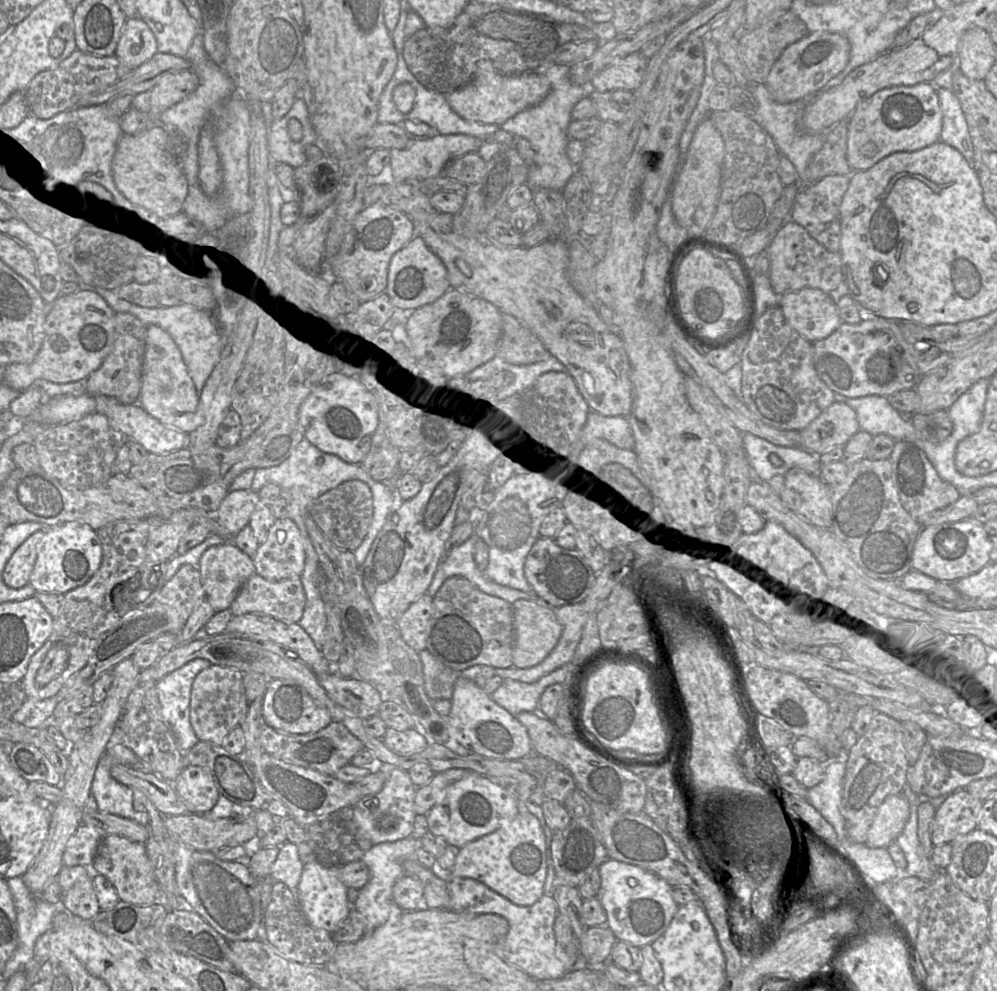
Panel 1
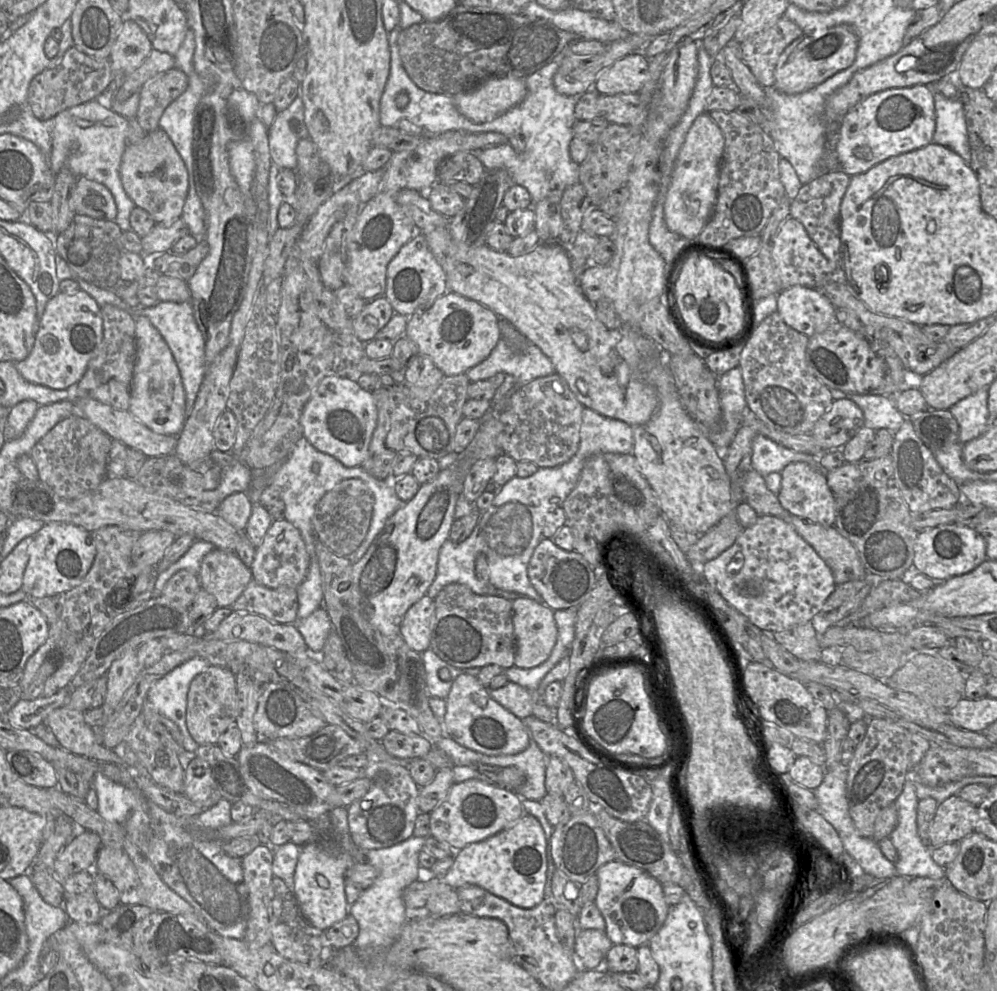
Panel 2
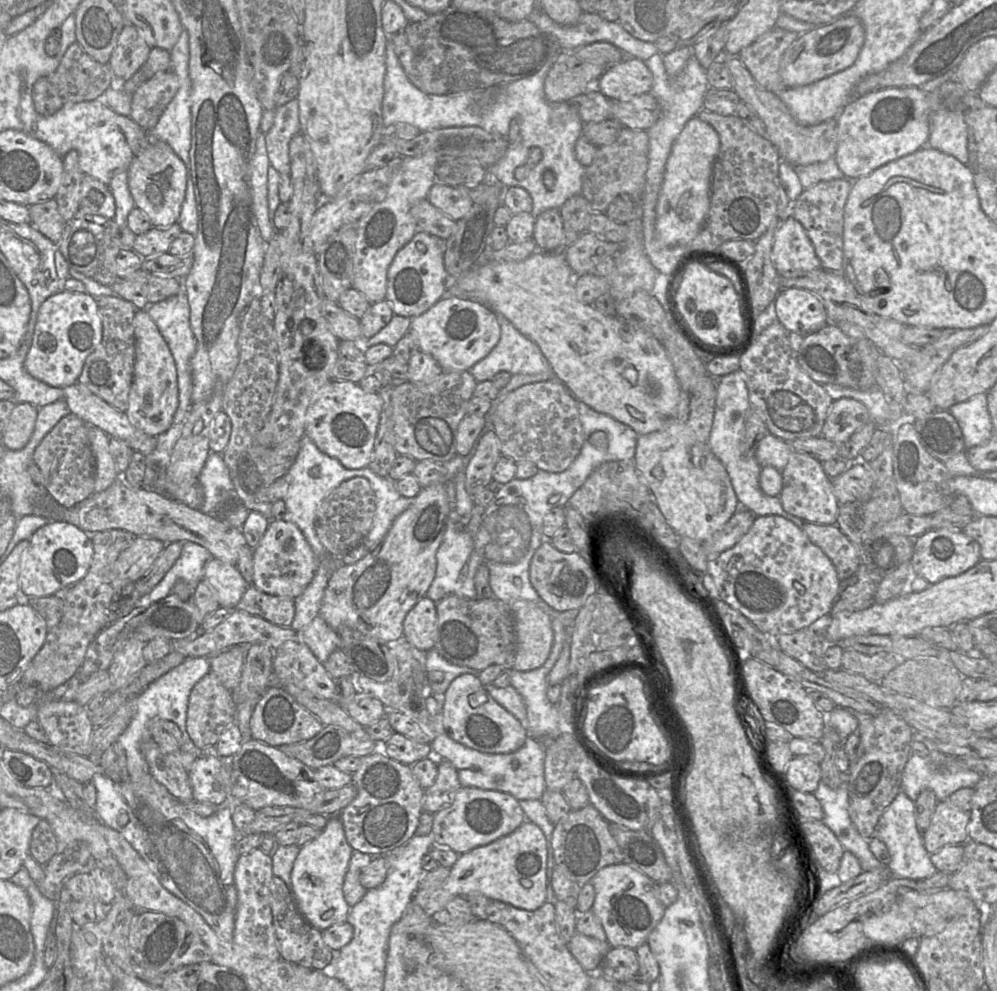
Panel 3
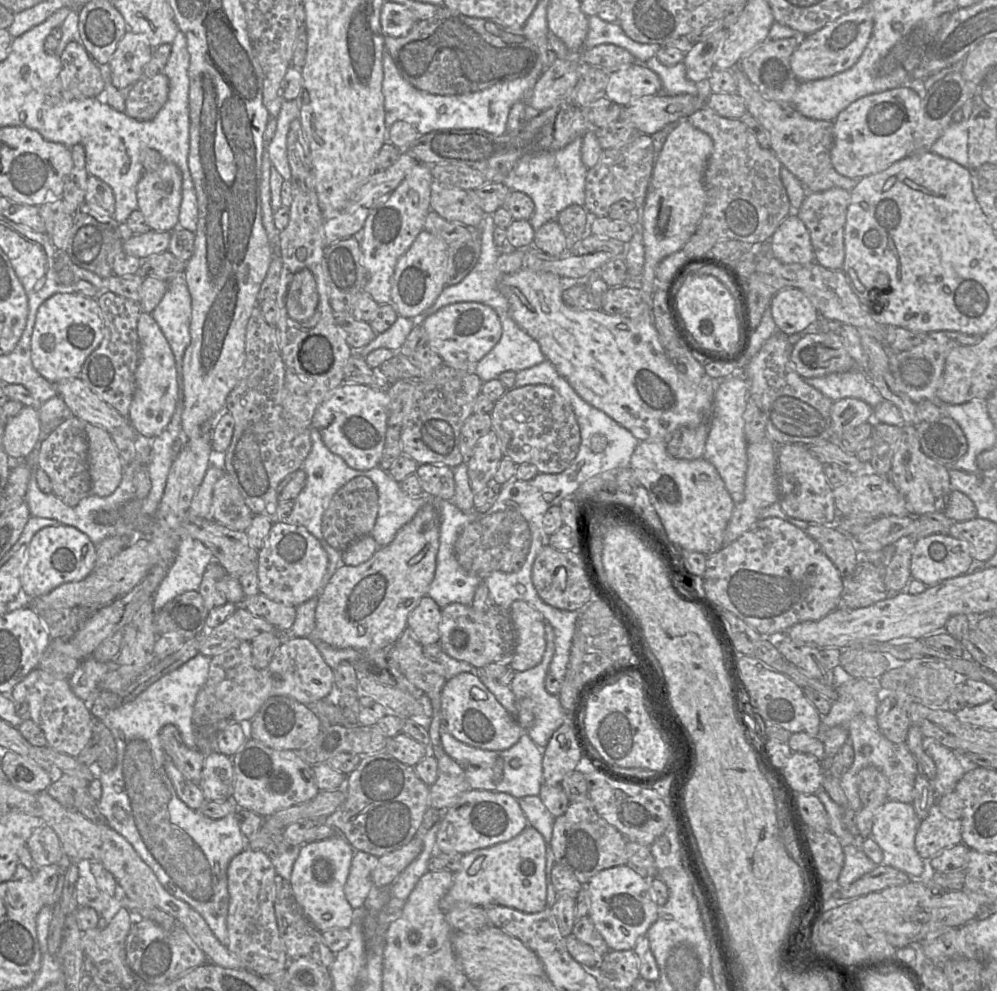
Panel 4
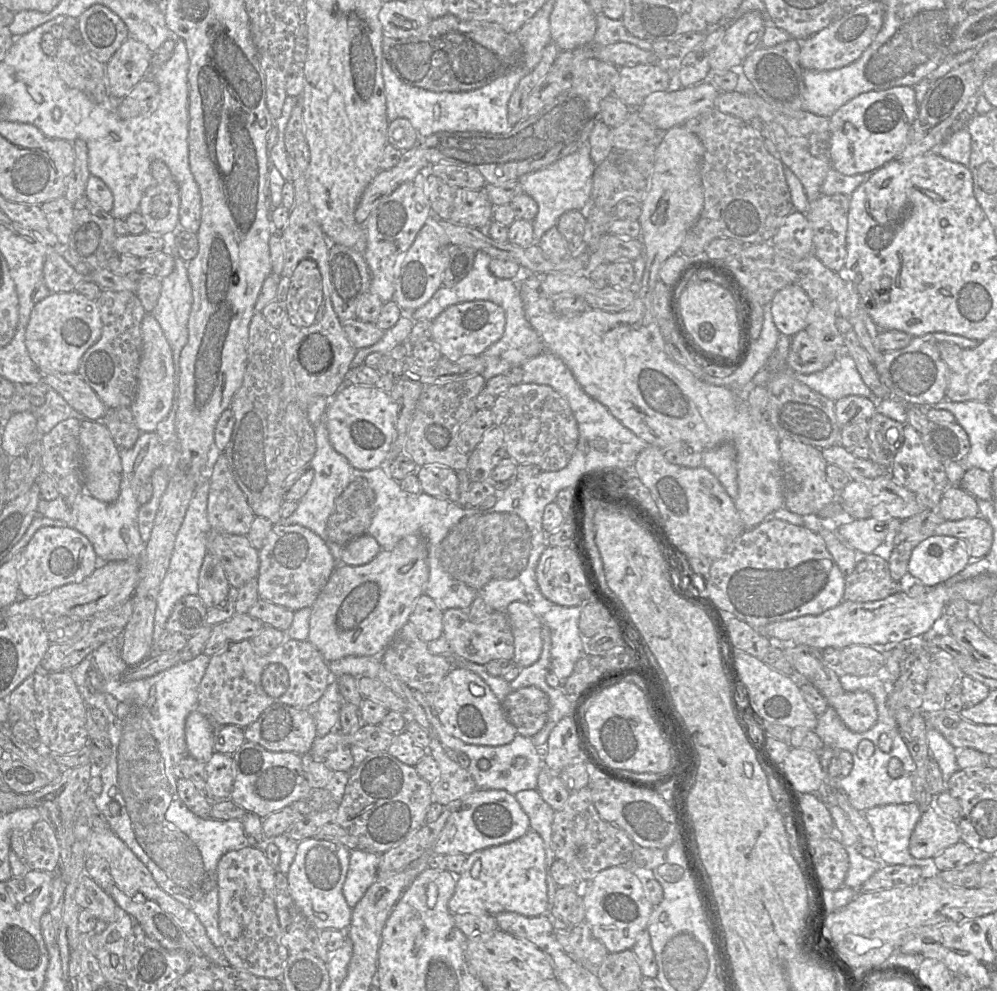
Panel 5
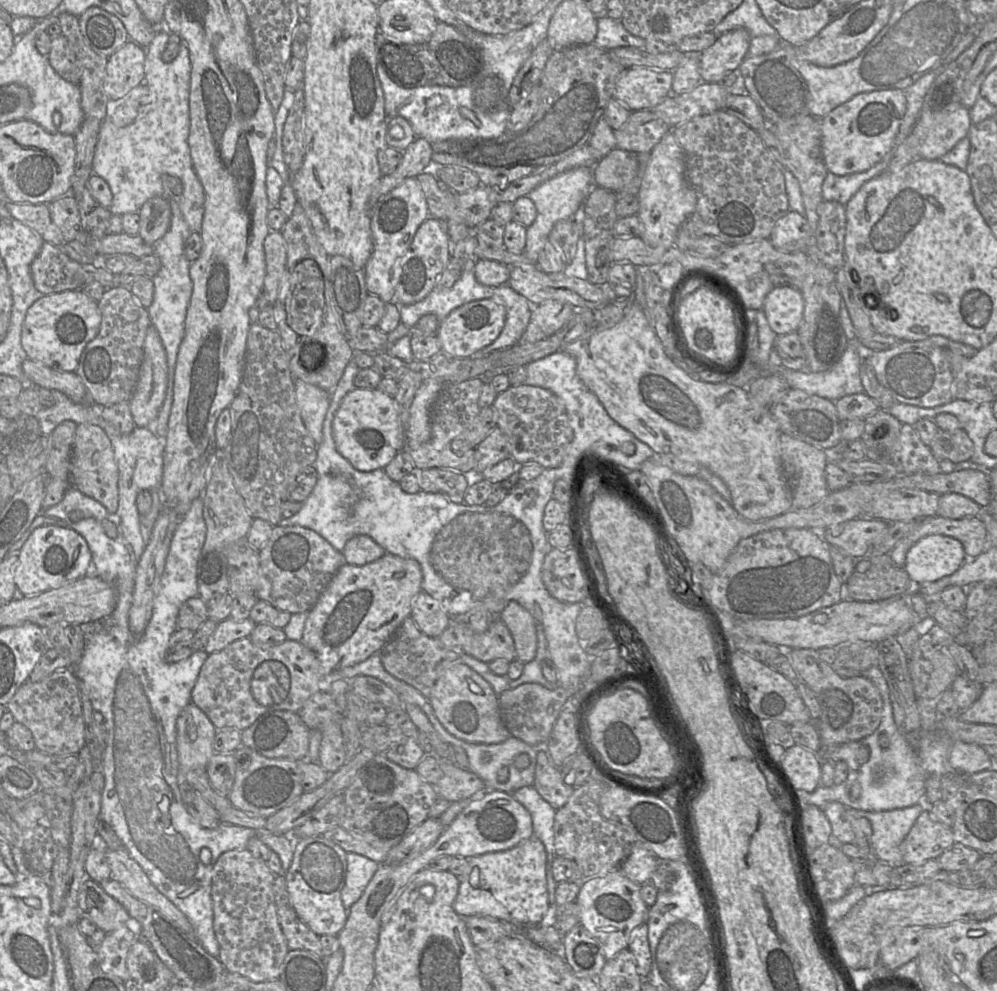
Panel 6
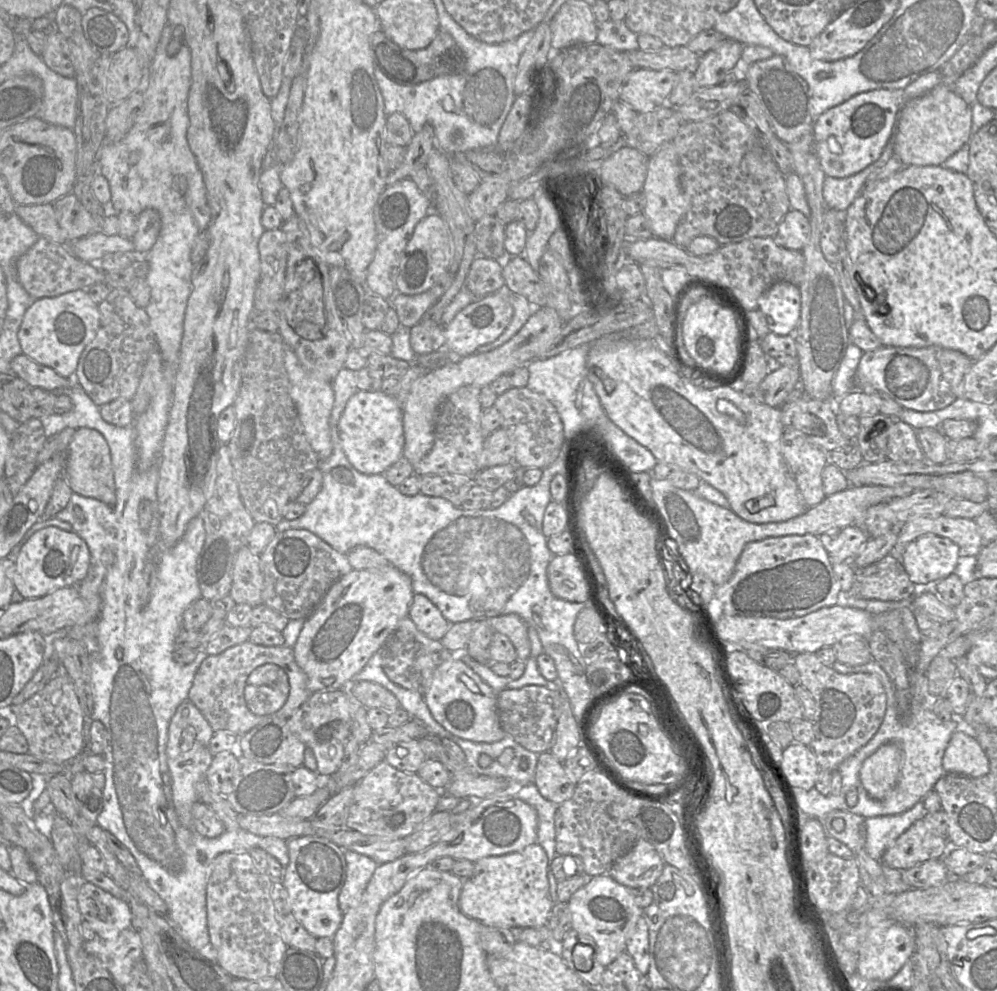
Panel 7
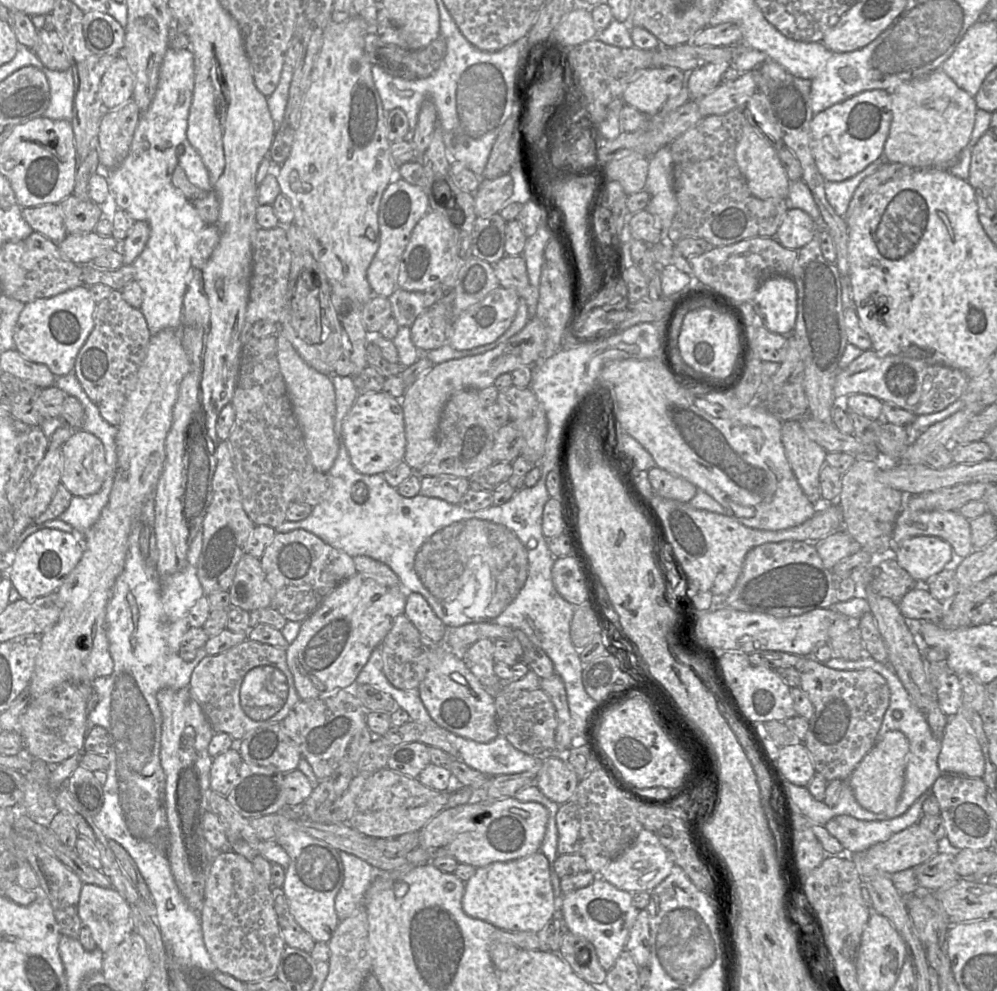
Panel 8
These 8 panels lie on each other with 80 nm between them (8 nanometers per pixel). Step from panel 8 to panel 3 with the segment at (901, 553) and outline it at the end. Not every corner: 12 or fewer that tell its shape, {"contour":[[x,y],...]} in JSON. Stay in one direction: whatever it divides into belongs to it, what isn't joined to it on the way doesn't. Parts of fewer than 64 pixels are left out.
{"contour":[[931,529],[913,541],[911,564],[929,584],[981,560],[962,532]]}

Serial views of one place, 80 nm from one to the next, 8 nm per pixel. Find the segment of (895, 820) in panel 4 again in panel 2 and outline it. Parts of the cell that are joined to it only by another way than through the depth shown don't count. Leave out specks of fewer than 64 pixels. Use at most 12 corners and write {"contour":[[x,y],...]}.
{"contour":[[916,768],[894,801],[896,873],[945,879],[918,834]]}

